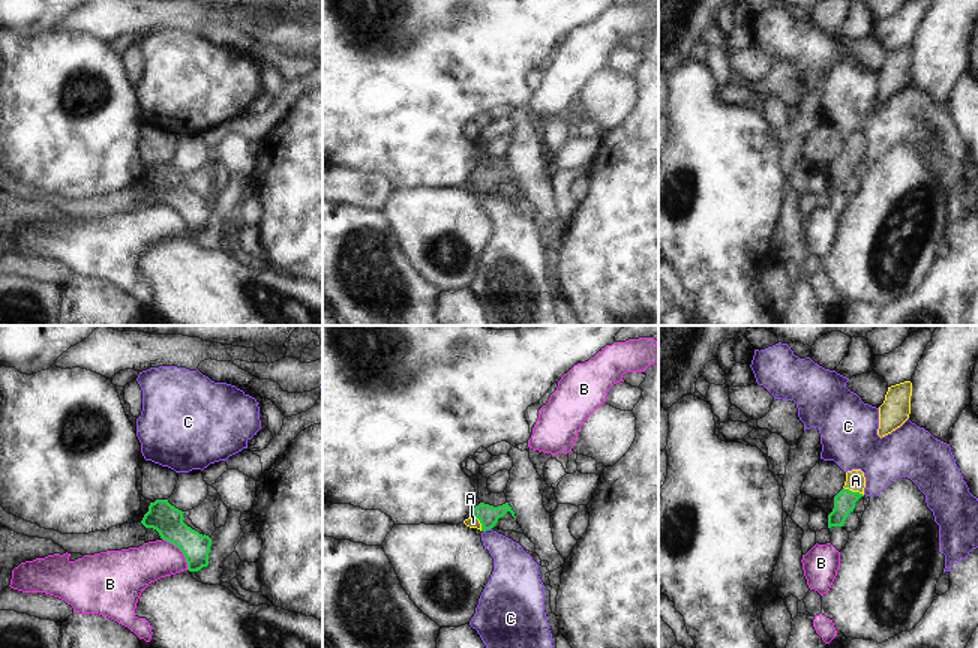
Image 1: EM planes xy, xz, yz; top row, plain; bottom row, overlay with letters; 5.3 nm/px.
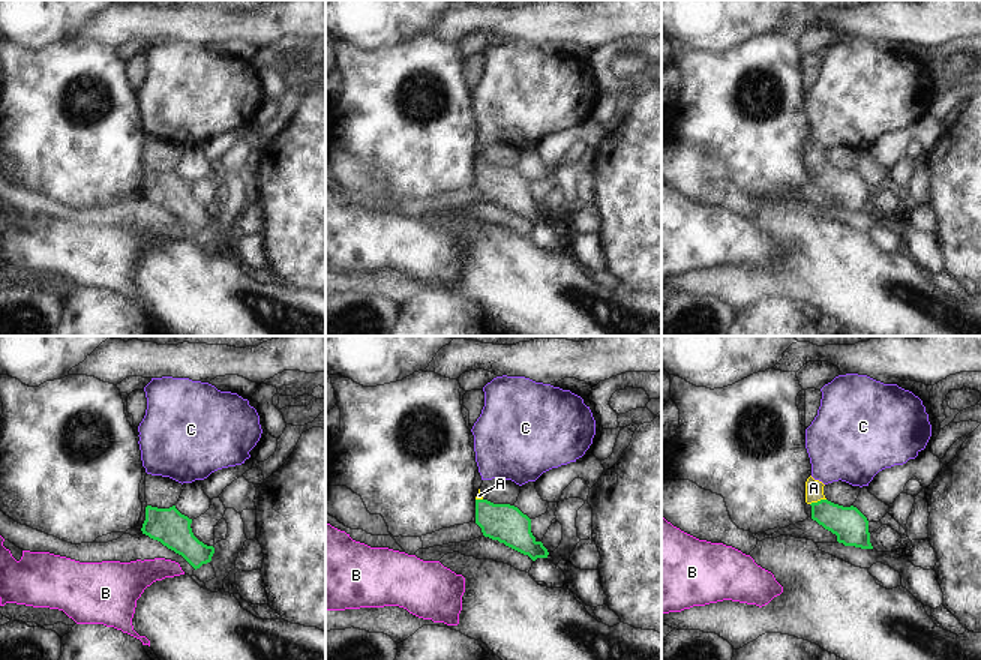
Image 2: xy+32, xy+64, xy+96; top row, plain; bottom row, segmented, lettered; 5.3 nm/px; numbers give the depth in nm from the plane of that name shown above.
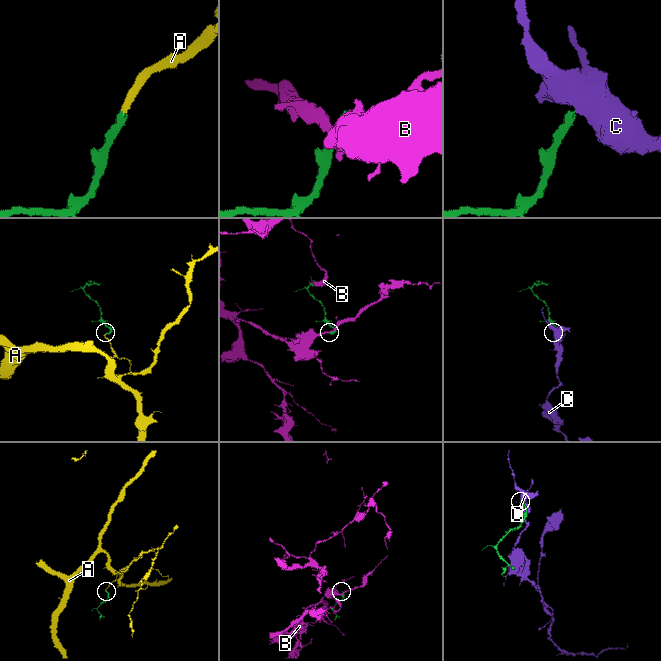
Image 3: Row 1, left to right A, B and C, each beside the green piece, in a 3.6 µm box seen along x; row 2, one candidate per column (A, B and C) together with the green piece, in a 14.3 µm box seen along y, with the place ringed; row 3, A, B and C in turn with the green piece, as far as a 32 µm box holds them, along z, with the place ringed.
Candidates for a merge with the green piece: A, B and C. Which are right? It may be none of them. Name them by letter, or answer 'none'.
A

